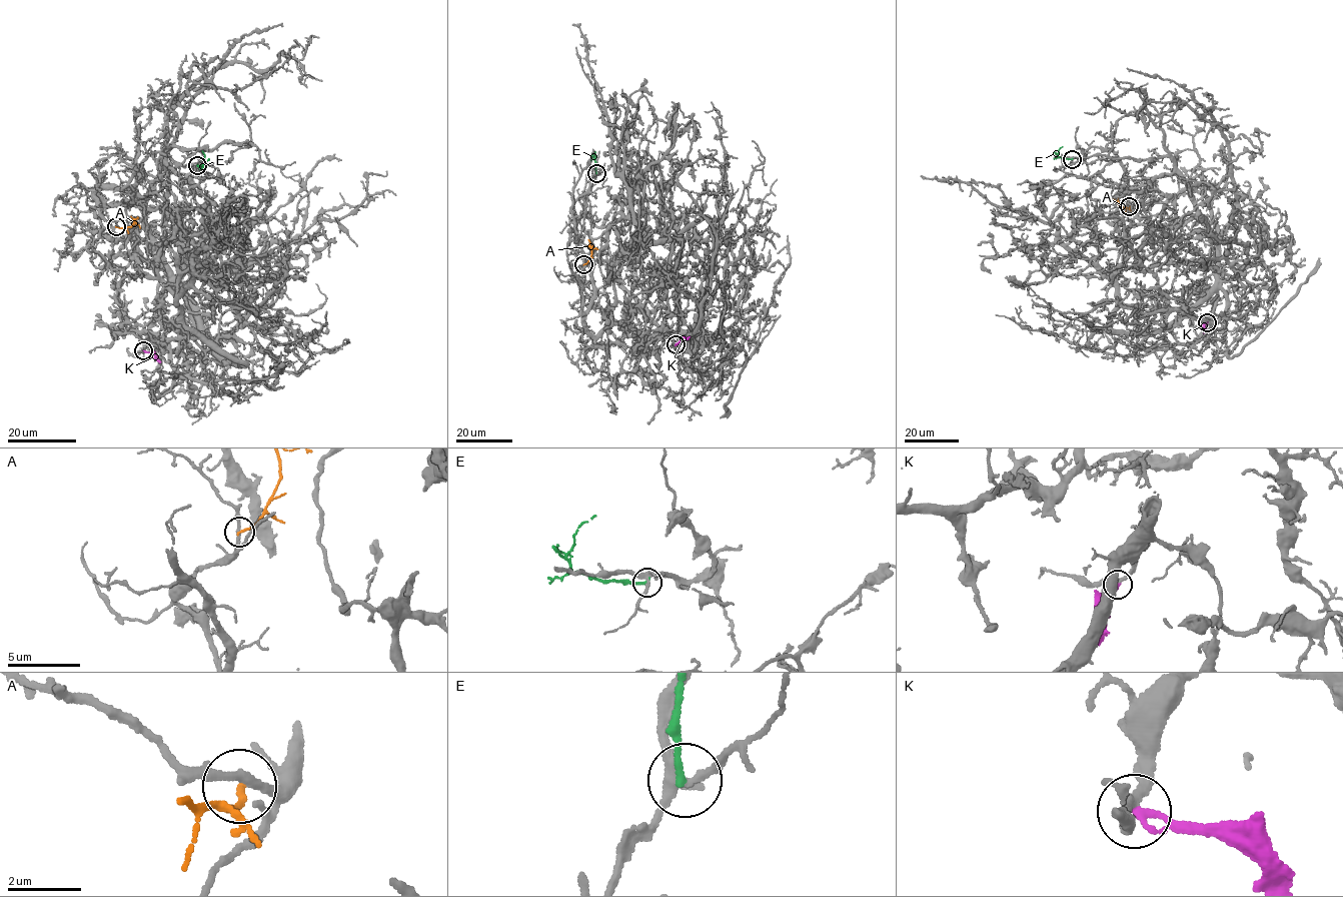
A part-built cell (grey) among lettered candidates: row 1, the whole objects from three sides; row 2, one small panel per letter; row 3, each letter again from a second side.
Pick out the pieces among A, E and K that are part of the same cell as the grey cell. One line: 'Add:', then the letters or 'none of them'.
Add: none of them

